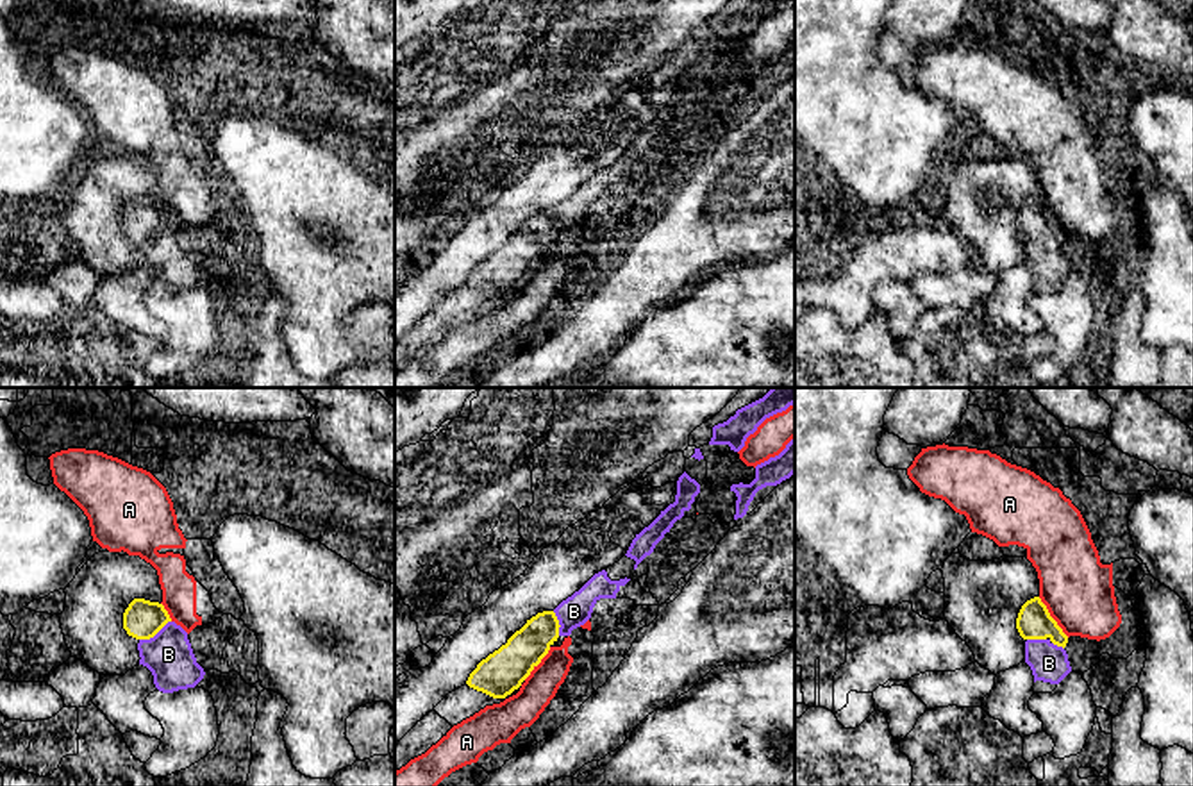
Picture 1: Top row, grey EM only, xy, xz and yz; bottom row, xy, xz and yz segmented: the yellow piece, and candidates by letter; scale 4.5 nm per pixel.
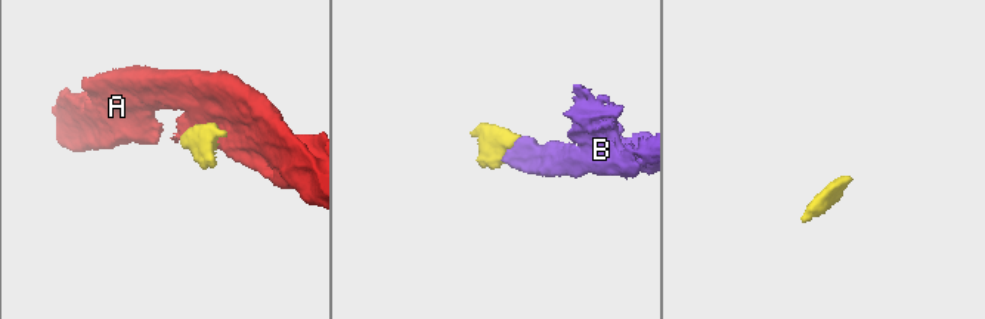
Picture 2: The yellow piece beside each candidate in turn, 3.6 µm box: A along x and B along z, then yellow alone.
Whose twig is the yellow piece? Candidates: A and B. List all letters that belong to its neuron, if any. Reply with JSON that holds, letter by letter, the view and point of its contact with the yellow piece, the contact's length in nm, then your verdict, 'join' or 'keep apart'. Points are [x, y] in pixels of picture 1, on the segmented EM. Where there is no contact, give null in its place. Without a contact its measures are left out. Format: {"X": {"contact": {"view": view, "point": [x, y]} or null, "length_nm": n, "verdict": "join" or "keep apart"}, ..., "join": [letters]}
{"A": {"contact": {"view": "yz", "point": [1051, 617]}, "length_nm": 240, "verdict": "keep apart"}, "B": {"contact": {"view": "xy", "point": [154, 635]}, "length_nm": 170, "verdict": "join"}, "join": ["B"]}

